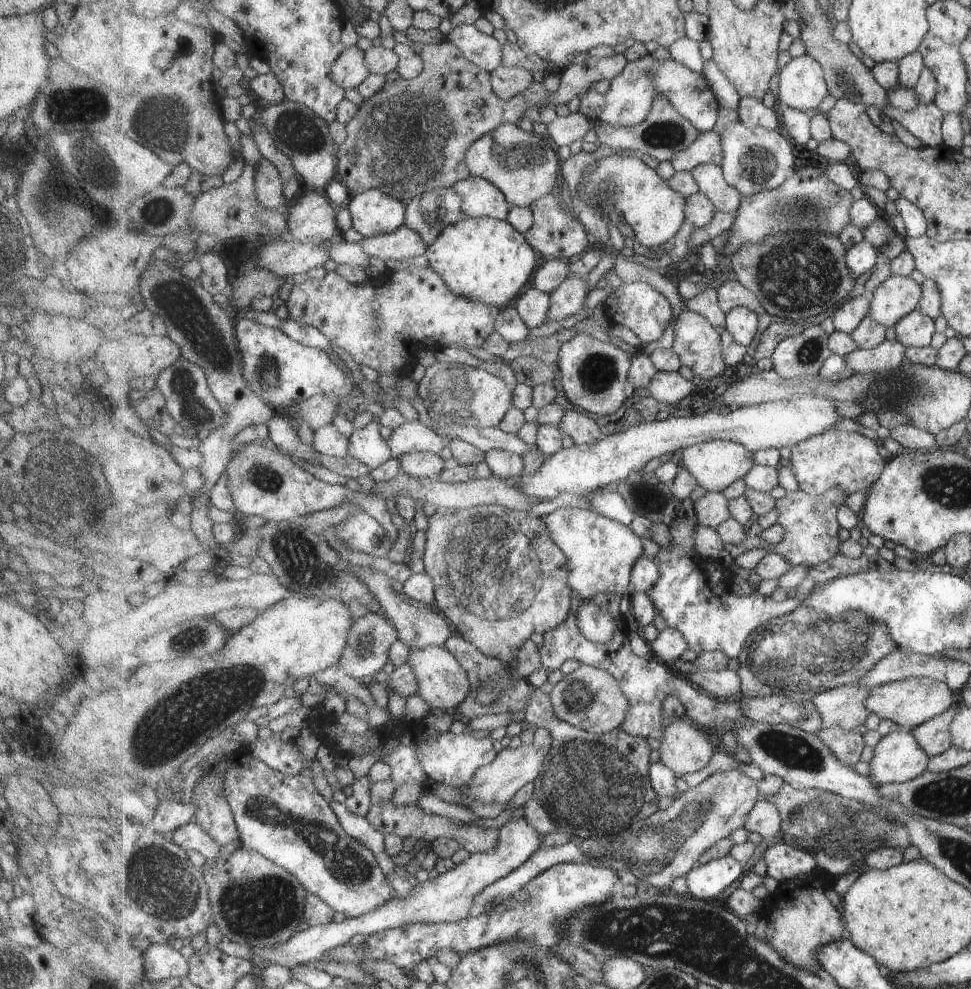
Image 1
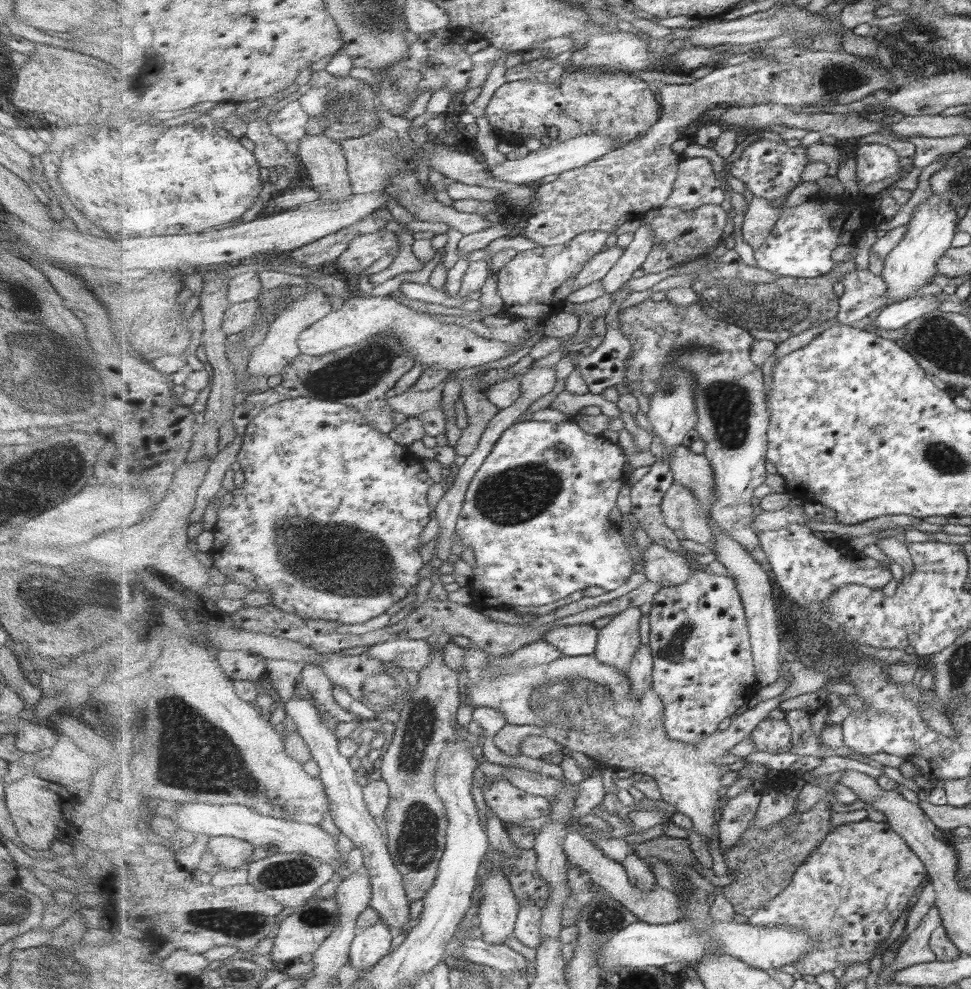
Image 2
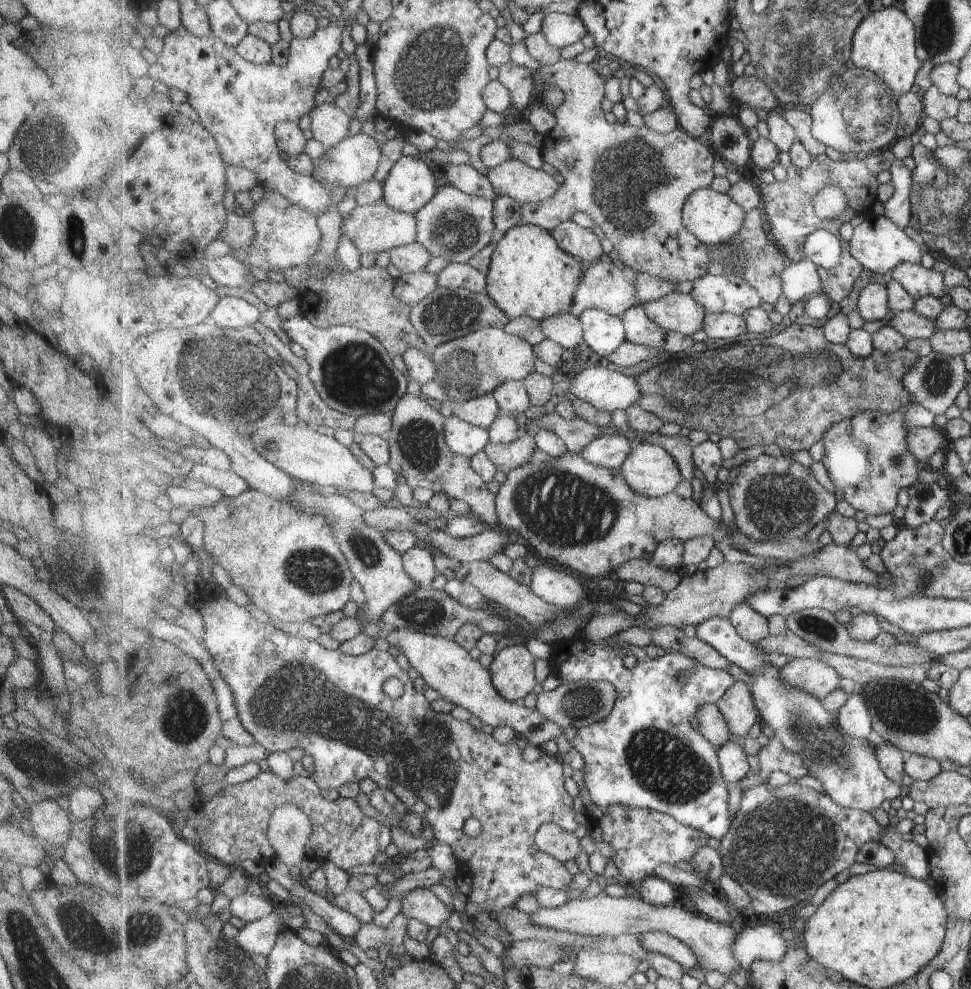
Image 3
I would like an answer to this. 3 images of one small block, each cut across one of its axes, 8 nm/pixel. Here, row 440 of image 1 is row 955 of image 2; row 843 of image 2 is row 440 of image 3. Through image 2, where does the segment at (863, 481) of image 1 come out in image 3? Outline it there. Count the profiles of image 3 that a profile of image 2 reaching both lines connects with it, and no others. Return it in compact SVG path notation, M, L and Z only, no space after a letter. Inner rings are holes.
M904 408L895 410L893 414L883 414L883 412L873 412L867 410L859 413L849 420L843 420L839 424L835 424L825 432L823 436L823 445L825 454L822 457L822 462L826 468L830 480L839 488L844 500L851 507L859 512L864 512L867 515L878 516L891 514L897 508L897 496L899 490L910 488L919 481L919 473L926 467L915 458L915 454L911 454L909 444L907 444L907 436L911 428L905 428L903 420Z

